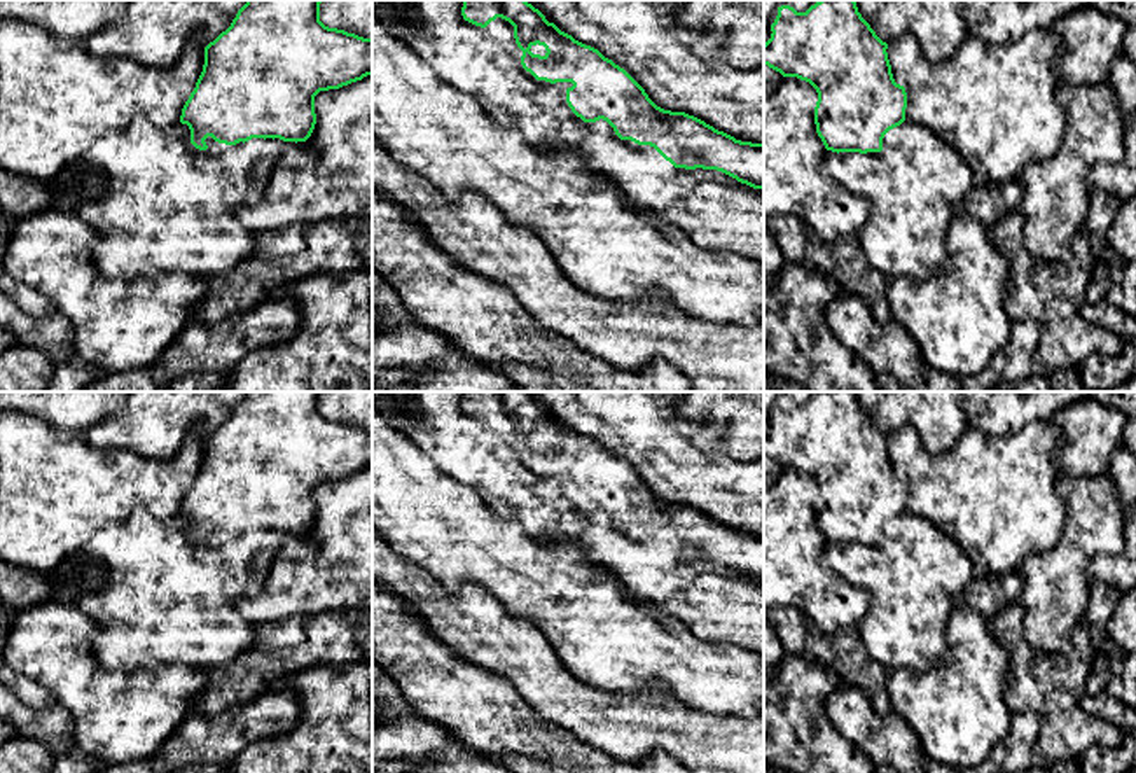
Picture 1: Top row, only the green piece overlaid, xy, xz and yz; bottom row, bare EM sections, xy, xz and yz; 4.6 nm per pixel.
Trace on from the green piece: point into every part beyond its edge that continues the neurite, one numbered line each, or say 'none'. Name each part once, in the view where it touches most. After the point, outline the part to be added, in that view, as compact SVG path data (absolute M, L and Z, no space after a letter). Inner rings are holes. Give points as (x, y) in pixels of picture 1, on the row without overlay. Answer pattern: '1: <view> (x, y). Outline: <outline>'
1: xz (647, 543). Outline: M622 532L622 533L624 533L624 537L631 539L631 540L634 540L638 544L641 544L645 549L652 549L652 551L662 554L664 558L675 560L654 539L650 539L650 537L638 537L638 535L631 533L631 532Z

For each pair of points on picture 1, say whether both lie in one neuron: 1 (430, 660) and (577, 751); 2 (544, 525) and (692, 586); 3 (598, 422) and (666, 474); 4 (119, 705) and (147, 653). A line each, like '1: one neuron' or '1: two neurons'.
1: one neuron
2: one neuron
3: one neuron
4: two neurons

